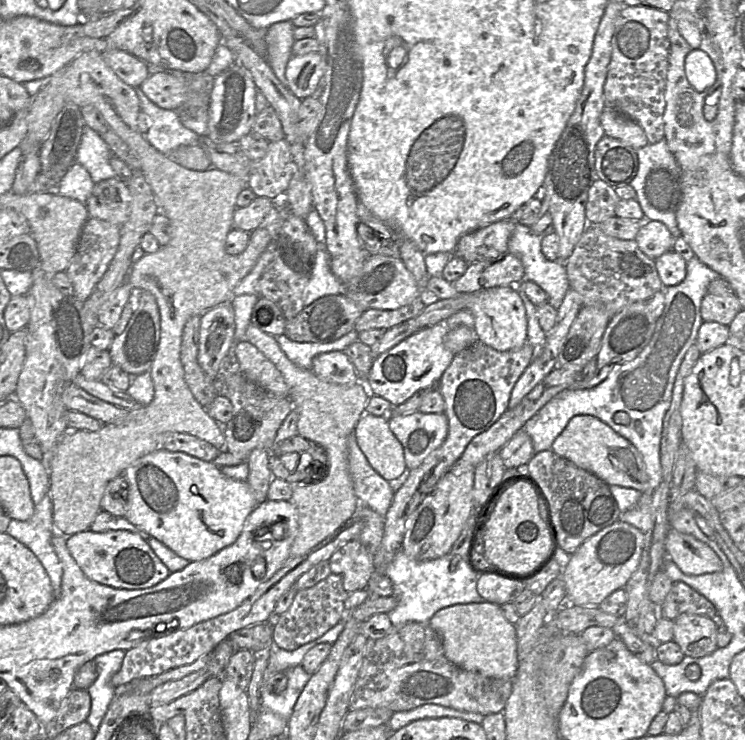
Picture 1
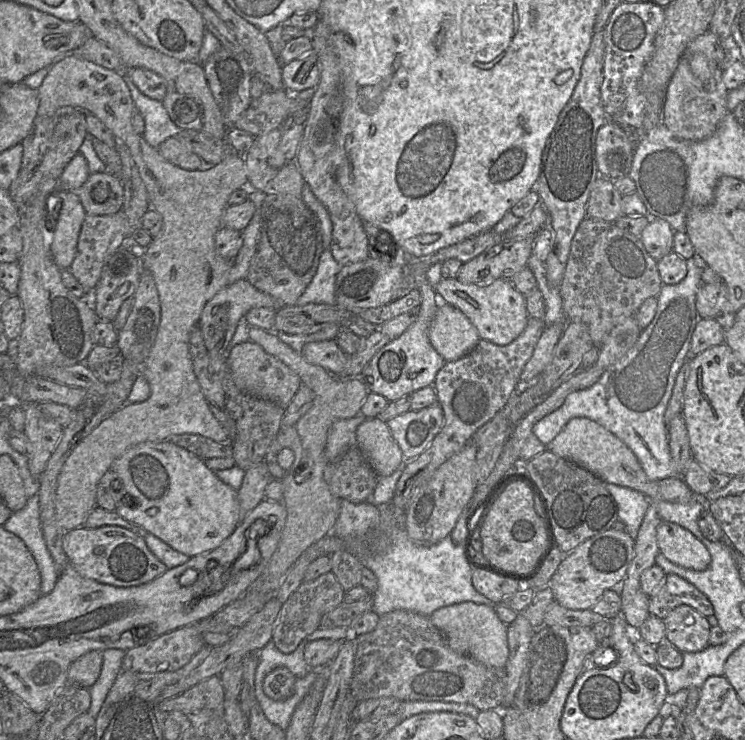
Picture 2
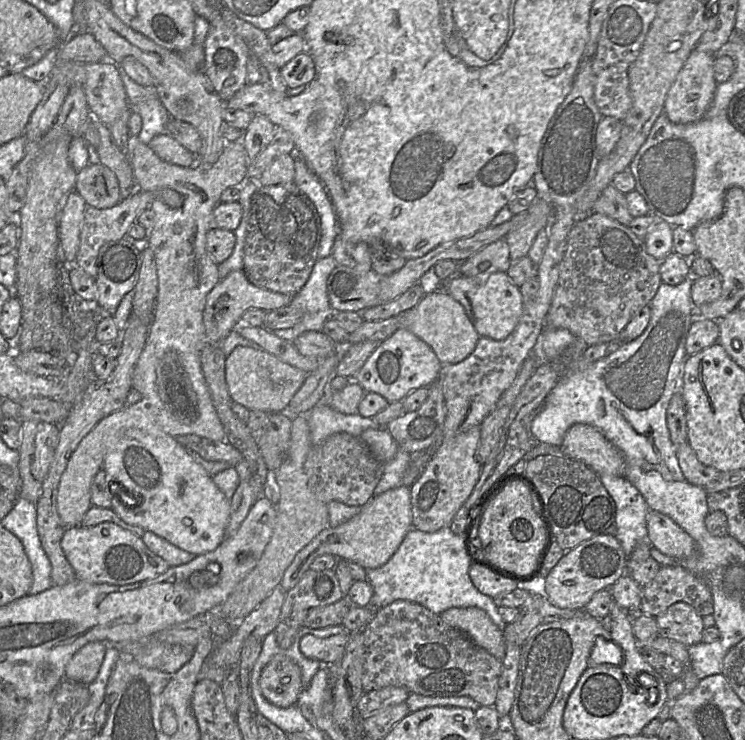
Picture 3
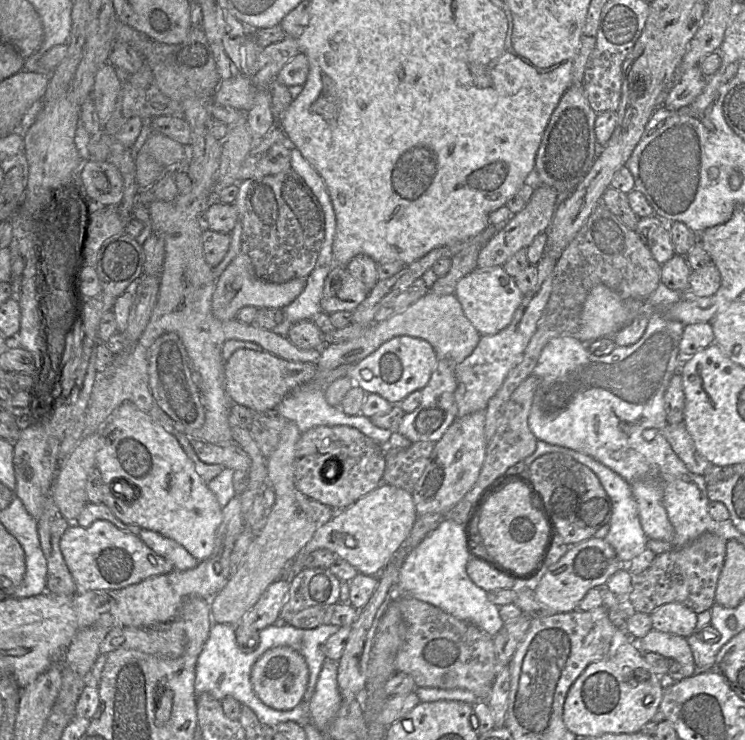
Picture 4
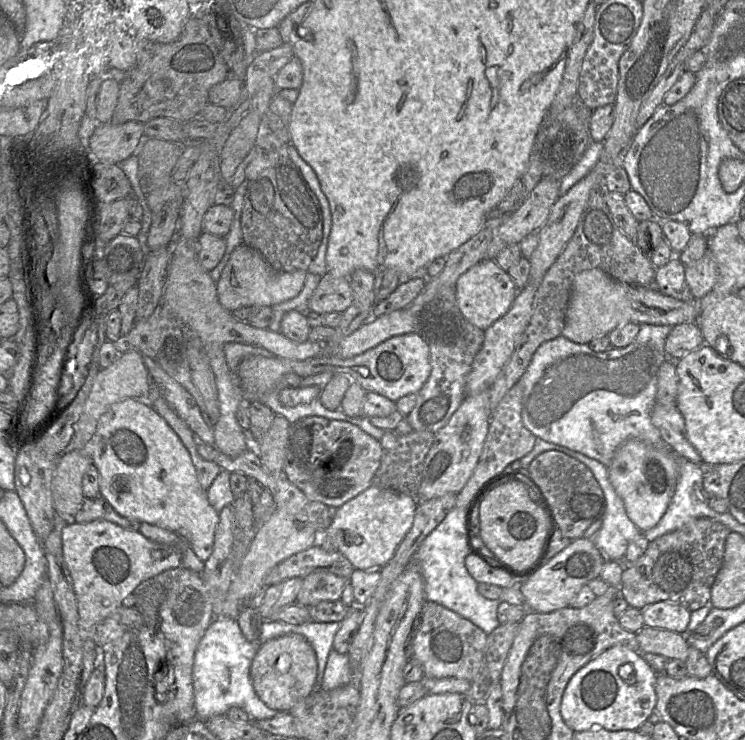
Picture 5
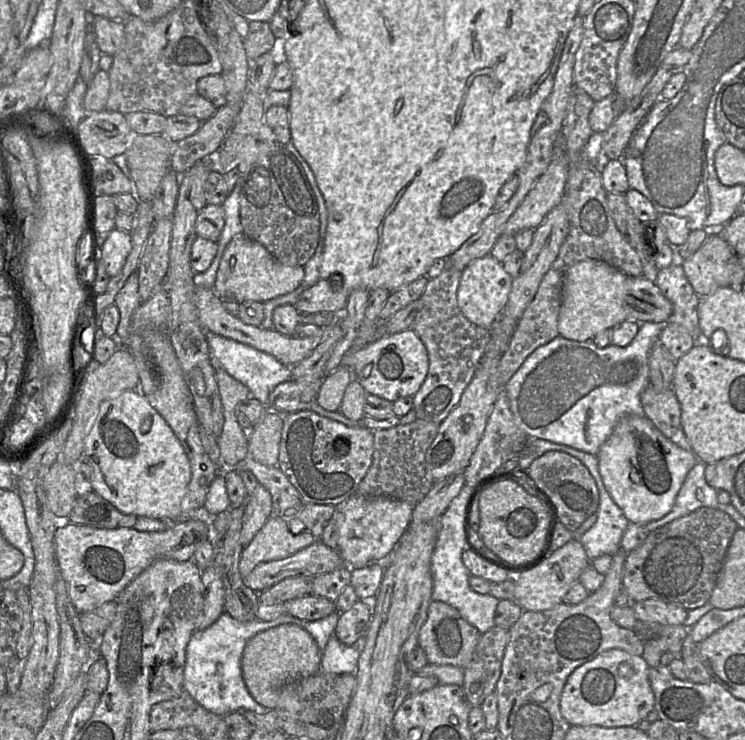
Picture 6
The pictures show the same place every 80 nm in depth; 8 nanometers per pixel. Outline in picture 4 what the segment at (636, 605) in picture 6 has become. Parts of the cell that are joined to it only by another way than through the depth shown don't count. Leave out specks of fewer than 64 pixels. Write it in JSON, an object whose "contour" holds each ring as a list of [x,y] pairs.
{"contour":[[[670,602],[661,605],[650,616],[655,630],[685,638],[695,633],[697,614],[682,603]]]}

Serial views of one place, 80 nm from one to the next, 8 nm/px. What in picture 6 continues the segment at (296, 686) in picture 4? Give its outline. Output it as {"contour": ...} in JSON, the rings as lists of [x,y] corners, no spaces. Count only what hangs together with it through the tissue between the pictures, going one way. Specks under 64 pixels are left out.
{"contour":[[[283,624],[261,631],[248,640],[242,653],[241,670],[244,683],[254,700],[269,710],[275,710],[281,689],[290,682],[320,672],[320,662],[320,650],[310,633],[295,624]]]}

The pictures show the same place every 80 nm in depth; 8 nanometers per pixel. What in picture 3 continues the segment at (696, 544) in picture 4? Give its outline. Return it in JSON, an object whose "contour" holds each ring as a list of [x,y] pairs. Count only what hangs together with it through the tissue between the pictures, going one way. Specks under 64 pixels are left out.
{"contour":[[[661,566],[647,585],[641,588],[640,612],[656,617],[672,604],[682,601],[691,605],[701,616],[713,615],[713,597],[708,583],[682,566]]]}

